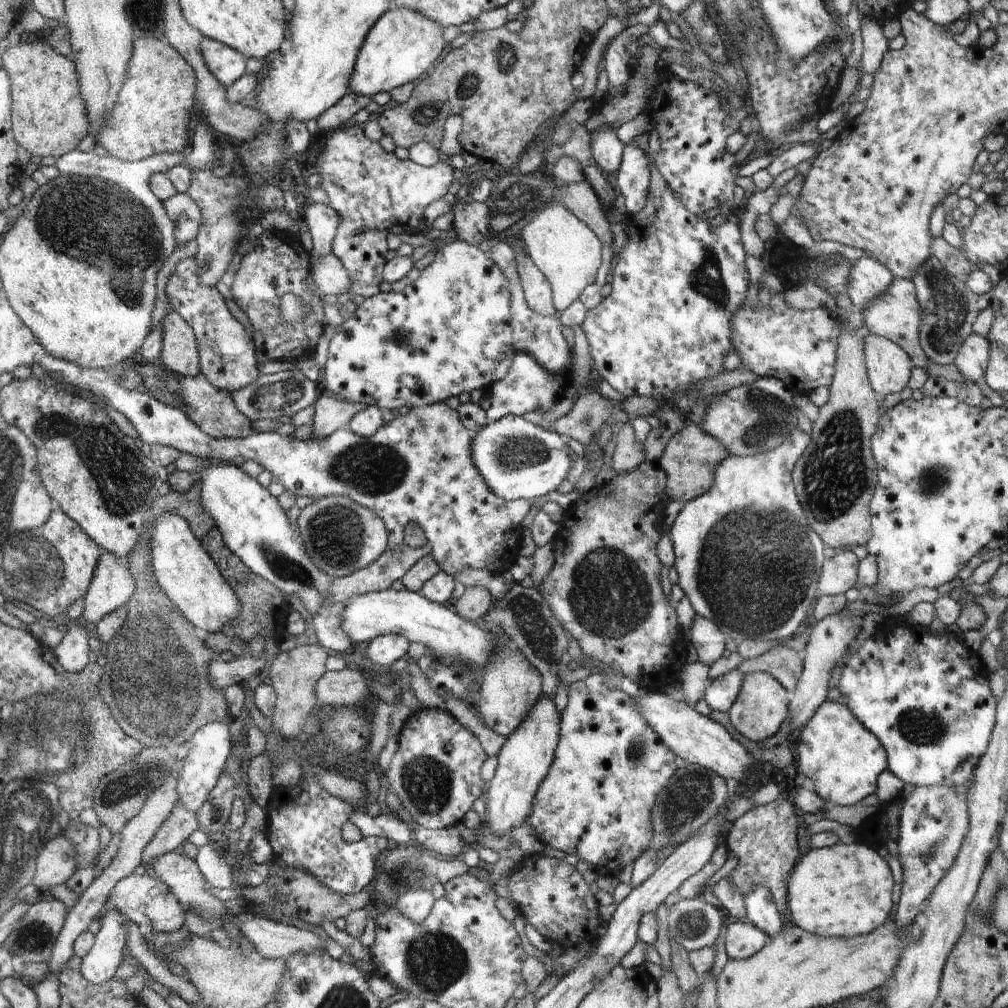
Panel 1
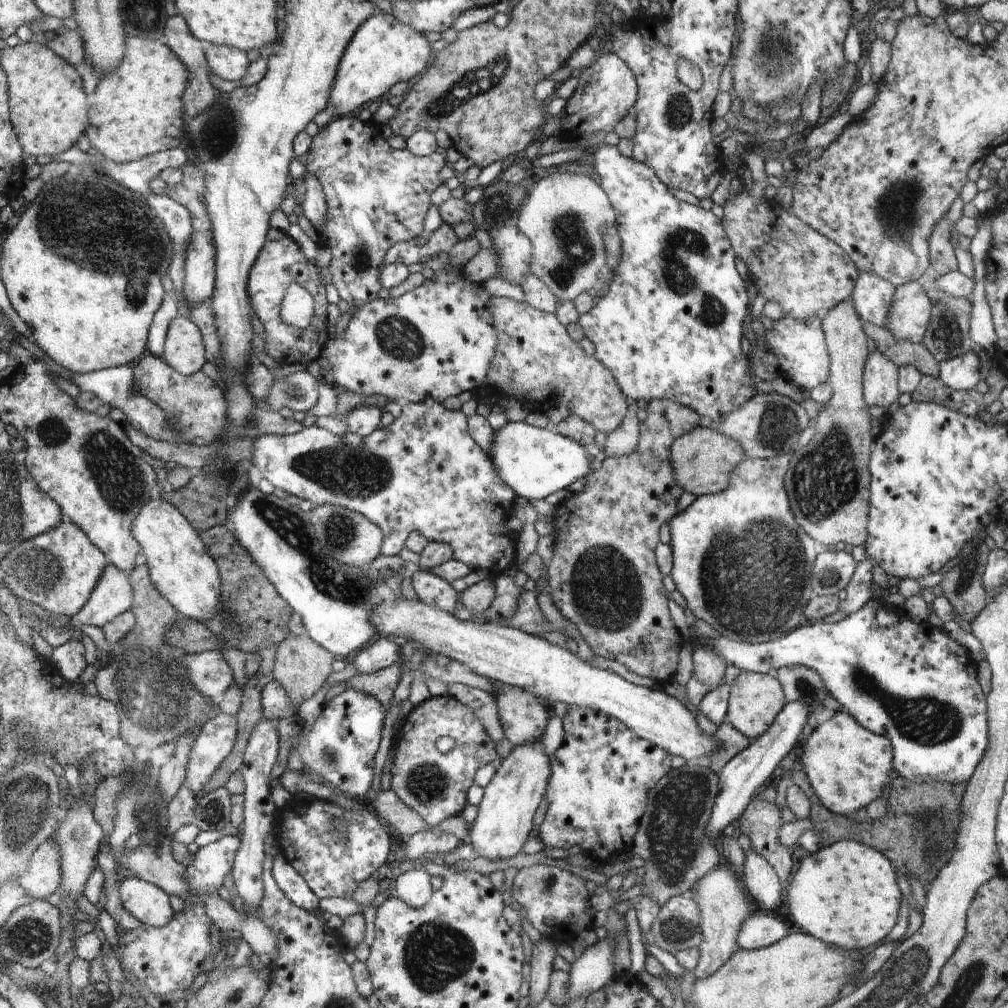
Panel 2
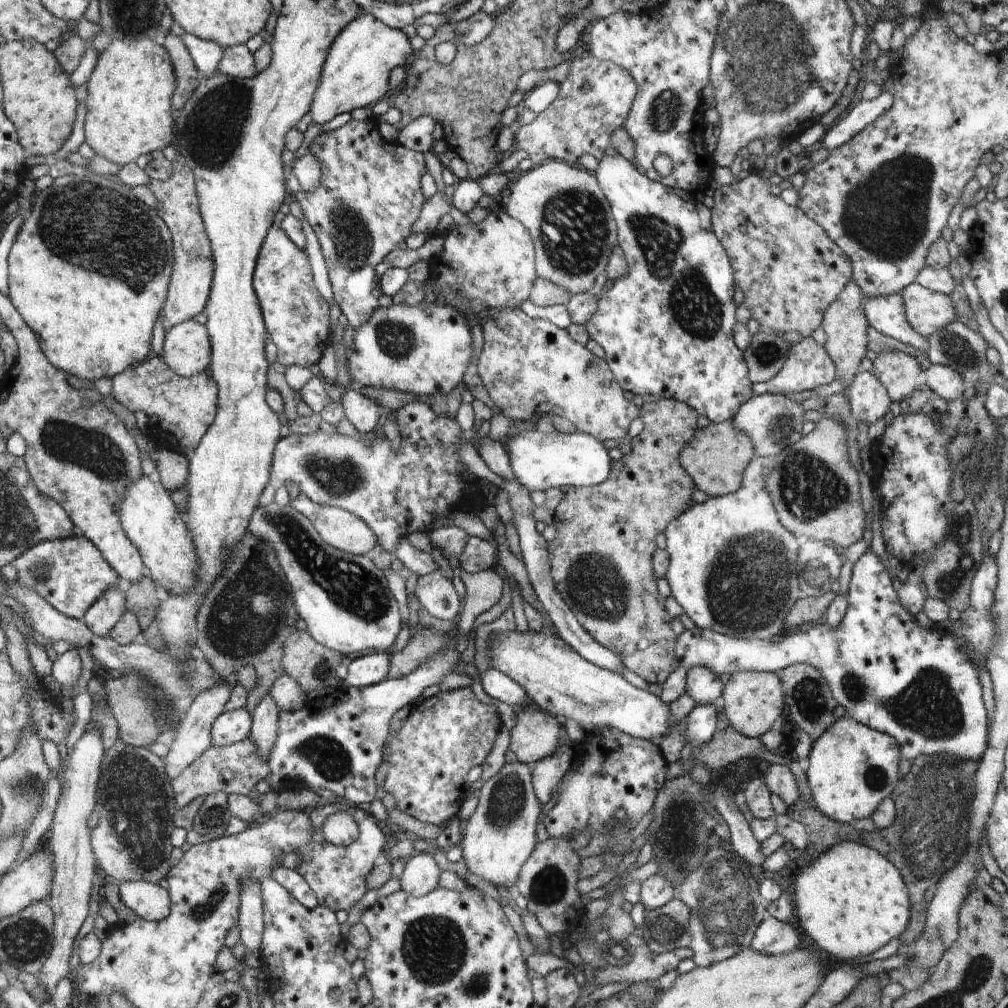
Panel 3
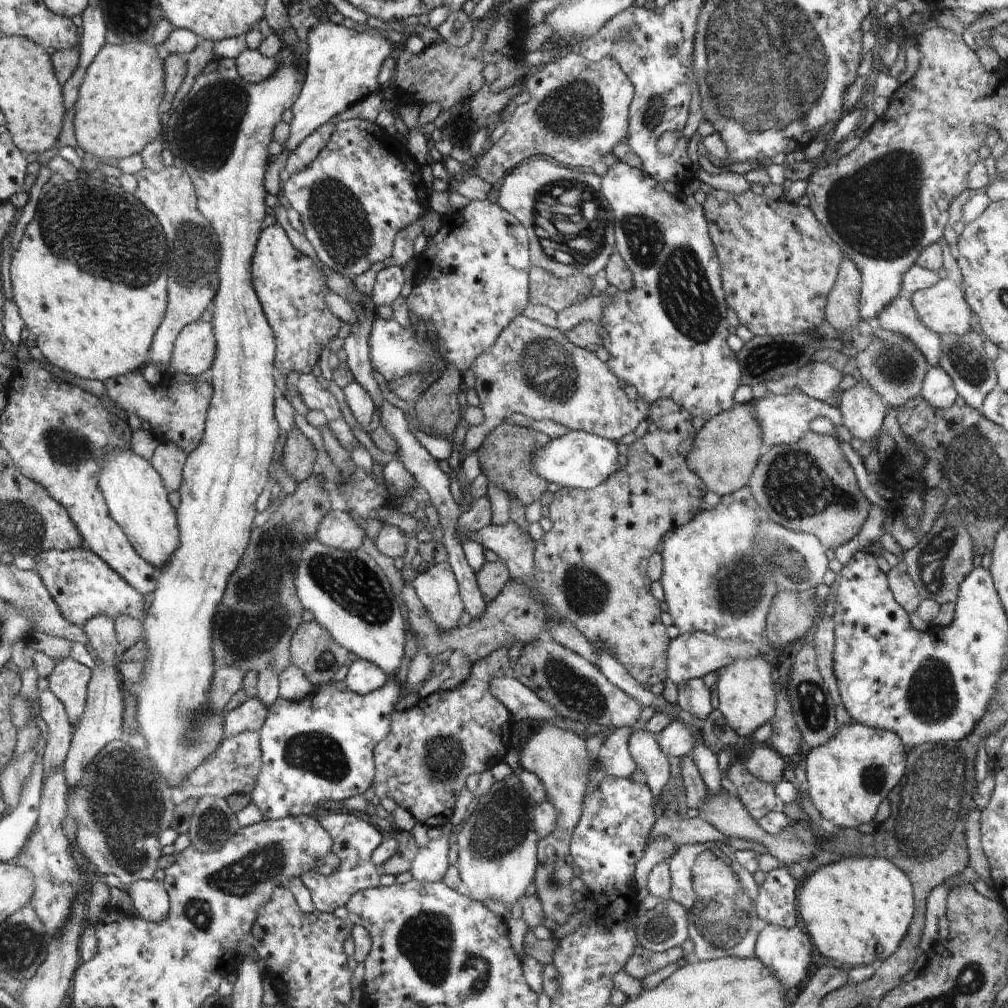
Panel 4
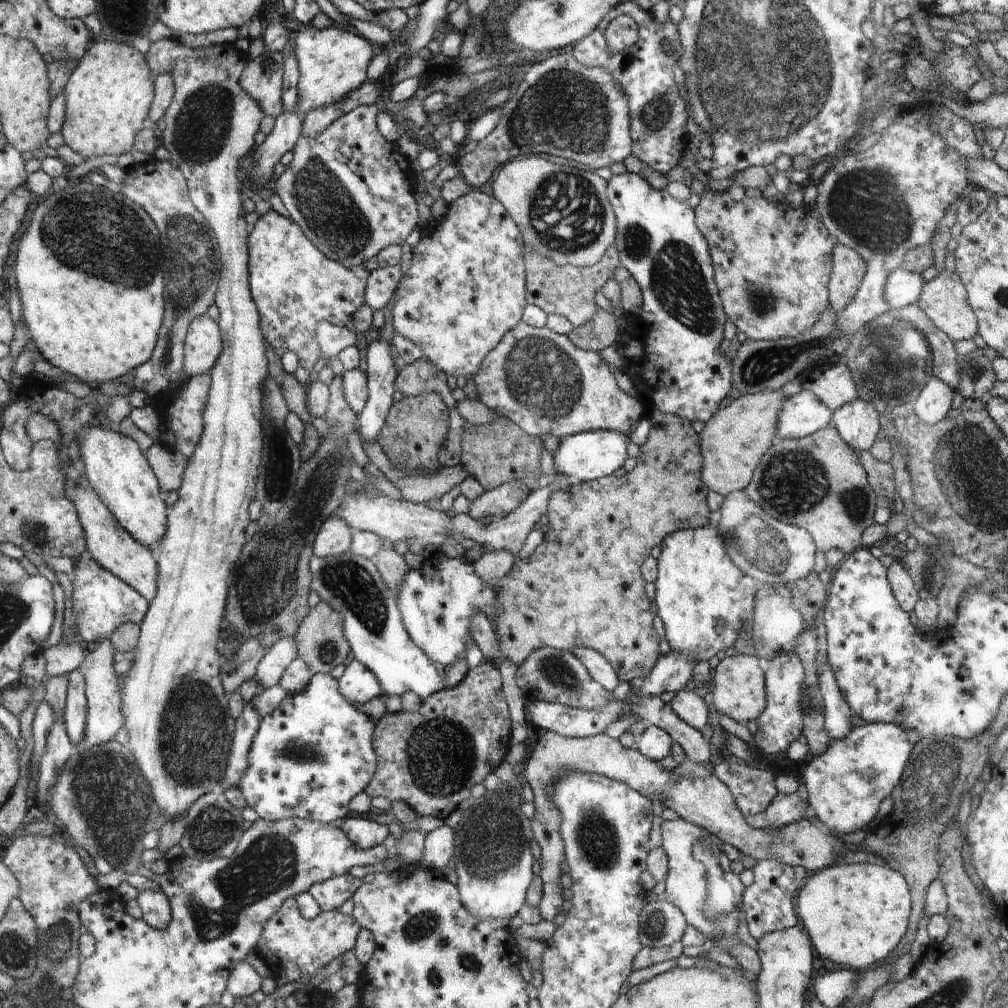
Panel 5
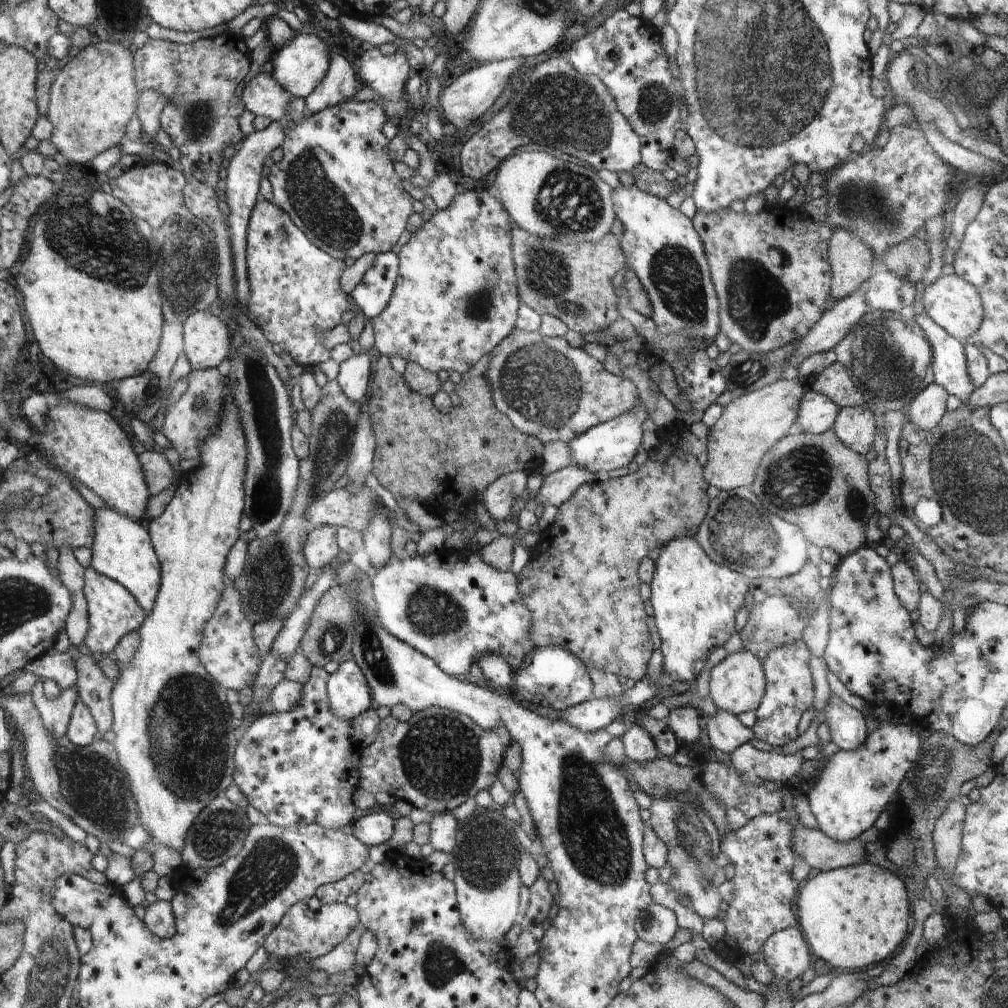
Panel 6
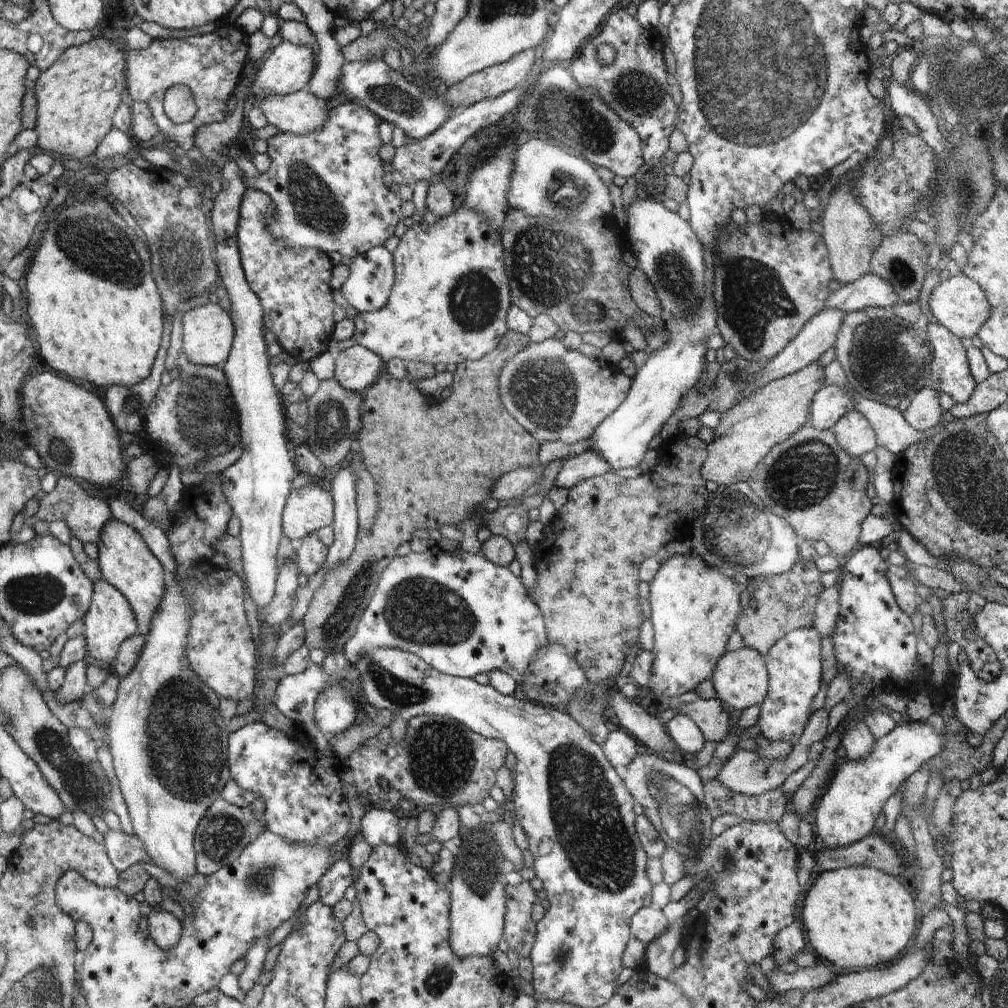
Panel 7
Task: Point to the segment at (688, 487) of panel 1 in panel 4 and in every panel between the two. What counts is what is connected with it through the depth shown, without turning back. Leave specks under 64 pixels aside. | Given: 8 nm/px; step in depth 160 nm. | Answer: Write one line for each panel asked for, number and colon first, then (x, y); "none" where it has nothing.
2: (703, 459)
3: (717, 456)
4: (726, 449)

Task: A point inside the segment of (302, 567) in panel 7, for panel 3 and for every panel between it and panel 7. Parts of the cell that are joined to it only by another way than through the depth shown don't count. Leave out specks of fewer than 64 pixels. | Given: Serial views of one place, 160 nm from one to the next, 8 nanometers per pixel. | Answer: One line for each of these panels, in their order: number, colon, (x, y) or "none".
3: (344, 531)
4: (338, 529)
5: (334, 538)
6: (321, 550)

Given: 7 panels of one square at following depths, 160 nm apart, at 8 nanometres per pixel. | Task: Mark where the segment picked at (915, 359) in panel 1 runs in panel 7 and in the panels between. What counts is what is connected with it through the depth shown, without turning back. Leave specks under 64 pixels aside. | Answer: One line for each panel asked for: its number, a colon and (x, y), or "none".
2: (911, 307)
3: (926, 310)
4: (942, 307)
5: (944, 299)
6: (954, 304)
7: (958, 303)

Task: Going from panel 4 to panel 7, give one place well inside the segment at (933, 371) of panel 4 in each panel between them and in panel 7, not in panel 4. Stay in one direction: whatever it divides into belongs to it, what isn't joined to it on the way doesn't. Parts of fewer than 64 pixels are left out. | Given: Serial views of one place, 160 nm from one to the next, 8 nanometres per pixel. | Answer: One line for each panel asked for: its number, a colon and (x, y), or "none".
5: (932, 403)
6: (926, 409)
7: (924, 413)

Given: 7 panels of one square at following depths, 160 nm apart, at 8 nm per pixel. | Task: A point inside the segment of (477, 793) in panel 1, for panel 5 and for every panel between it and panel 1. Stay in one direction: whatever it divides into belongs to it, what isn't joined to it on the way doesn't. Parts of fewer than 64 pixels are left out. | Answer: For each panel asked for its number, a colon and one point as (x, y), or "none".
2: (433, 785)
3: (443, 737)
4: (435, 745)
5: (450, 742)

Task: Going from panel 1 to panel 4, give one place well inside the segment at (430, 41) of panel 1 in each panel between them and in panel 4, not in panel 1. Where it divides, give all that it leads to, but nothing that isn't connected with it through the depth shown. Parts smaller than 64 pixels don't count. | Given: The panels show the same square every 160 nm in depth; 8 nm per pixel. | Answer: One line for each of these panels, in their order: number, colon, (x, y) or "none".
2: (385, 50)
3: (360, 60)
4: (343, 64)

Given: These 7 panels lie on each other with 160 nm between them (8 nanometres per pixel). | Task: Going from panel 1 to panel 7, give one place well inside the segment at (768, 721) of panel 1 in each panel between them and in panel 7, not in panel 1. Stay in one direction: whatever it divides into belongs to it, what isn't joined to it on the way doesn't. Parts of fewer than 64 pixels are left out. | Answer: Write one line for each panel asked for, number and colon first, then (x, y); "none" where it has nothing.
2: (755, 700)
3: (752, 700)
4: (747, 696)
5: (738, 689)
6: (737, 683)
7: (740, 679)

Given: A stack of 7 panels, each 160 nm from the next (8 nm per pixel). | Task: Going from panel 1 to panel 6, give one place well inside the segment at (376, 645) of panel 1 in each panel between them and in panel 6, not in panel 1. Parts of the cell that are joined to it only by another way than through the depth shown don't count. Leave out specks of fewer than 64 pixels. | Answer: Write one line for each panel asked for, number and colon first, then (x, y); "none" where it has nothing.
2: (384, 652)
3: (369, 668)
4: (363, 677)
5: (357, 684)
6: (349, 693)

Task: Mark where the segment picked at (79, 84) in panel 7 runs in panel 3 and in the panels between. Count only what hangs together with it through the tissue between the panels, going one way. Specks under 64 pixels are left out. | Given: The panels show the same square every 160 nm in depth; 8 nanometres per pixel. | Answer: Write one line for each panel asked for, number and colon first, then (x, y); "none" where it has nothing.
3: (128, 106)
4: (116, 116)
5: (108, 95)
6: (93, 97)

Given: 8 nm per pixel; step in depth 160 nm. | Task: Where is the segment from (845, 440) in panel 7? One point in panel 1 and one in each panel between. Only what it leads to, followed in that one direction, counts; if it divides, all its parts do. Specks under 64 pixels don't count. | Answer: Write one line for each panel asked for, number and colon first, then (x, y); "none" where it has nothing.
1: (888, 367)
2: (880, 378)
3: (868, 398)
4: (862, 409)
5: (857, 422)
6: (855, 426)

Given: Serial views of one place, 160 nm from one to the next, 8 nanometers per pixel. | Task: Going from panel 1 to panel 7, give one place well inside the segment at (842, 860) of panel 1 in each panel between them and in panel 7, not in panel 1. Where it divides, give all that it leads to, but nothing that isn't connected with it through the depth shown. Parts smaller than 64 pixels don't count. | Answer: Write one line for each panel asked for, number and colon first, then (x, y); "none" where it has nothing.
2: (846, 894)
3: (851, 901)
4: (857, 910)
5: (855, 914)
6: (854, 916)
7: (855, 917)

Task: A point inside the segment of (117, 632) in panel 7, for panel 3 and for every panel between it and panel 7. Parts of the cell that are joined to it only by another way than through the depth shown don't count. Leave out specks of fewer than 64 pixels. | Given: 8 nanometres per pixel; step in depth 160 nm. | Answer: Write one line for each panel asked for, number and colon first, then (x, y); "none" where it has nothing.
3: (70, 573)
4: (83, 586)
5: (101, 601)
6: (113, 611)

